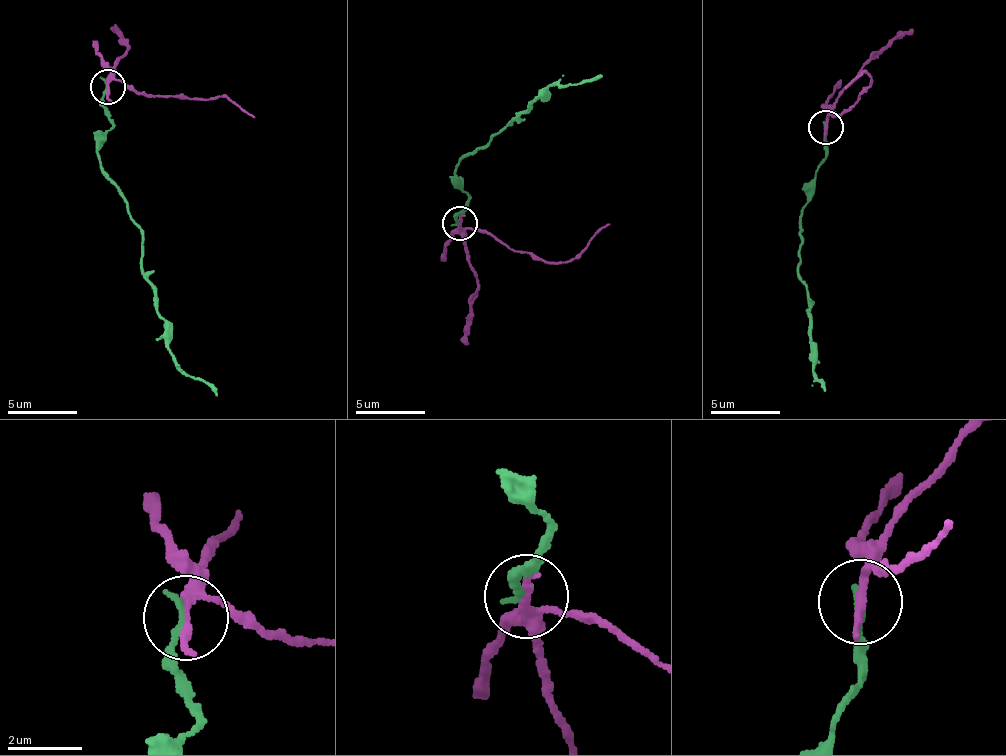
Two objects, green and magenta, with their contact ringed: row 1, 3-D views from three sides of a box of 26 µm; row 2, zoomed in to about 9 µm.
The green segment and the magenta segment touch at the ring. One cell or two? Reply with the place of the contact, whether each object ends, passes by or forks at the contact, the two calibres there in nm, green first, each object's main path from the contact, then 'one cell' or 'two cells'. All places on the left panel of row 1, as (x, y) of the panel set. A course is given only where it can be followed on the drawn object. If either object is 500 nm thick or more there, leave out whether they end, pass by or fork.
(108, 87) | green ends | magenta passes by | 200/200 nm | green via (105, 86), (102, 108), (113, 128), (97, 150), (101, 174), (143, 236), (142, 276), (166, 350), (218, 396) | magenta via (108, 86), (122, 81), (155, 97), (224, 97), (254, 116) | two cells

